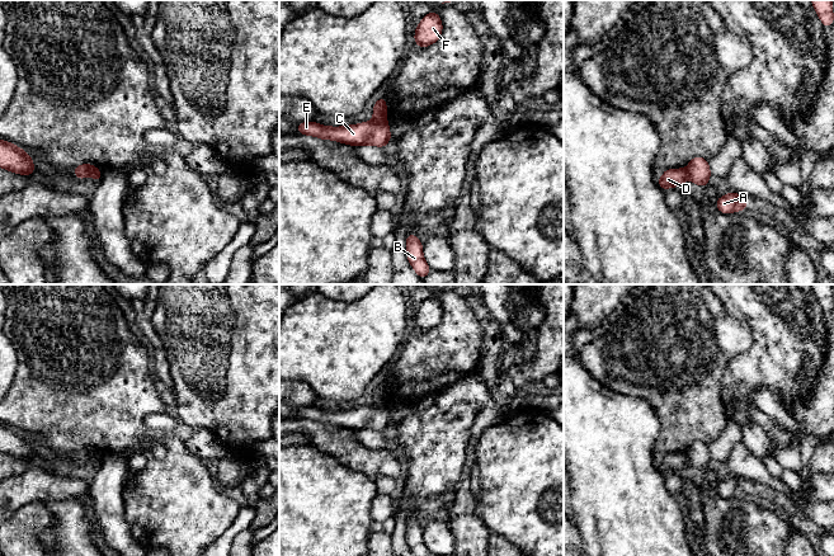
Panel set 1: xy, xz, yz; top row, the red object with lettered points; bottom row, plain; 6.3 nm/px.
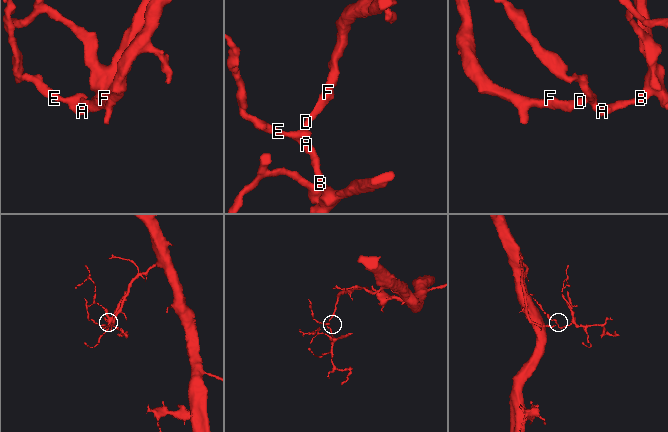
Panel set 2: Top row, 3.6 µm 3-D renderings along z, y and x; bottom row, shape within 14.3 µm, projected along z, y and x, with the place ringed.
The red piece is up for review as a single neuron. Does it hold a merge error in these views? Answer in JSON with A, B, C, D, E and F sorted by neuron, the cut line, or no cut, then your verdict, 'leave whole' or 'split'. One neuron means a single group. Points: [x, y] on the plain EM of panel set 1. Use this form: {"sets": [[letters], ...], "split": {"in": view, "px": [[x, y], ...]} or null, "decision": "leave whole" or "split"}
{"sets": [["A", "B", "C", "E"], ["D", "F"]], "split": {"in": "xz", "px": [[373, 405], [385, 408]]}, "decision": "split"}

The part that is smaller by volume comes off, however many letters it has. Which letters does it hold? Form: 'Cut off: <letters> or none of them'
Cut off: A, B, C, E

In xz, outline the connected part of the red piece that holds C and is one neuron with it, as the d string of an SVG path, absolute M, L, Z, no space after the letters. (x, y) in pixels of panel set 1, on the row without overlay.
M316 406L297 407L301 419L315 420L324 424L333 424L347 429L380 430L385 432L390 424L390 410L387 407L362 406L359 409L329 411Z

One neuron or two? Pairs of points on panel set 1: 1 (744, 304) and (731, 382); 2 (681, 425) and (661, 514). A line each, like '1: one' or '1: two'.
1: one
2: two

